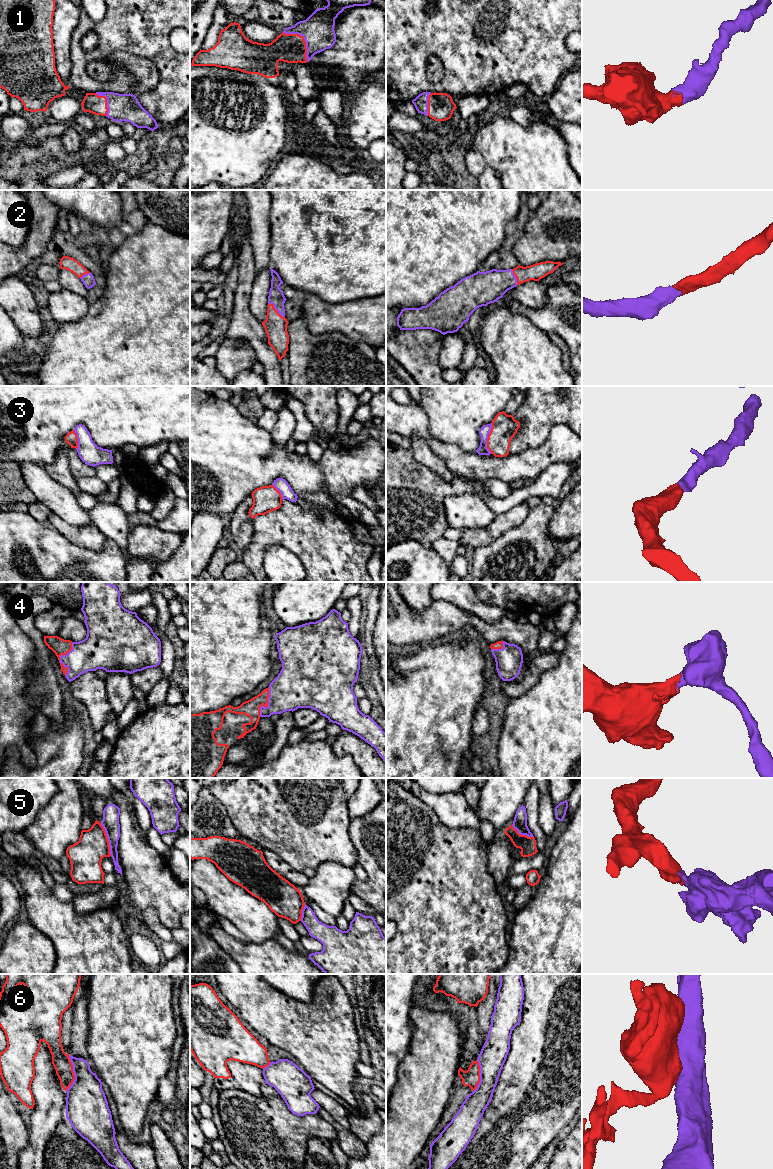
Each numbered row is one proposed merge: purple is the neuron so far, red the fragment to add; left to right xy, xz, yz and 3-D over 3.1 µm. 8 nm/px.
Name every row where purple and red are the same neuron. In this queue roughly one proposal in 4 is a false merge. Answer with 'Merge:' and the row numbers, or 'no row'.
Merge: 1, 2, 3, 4

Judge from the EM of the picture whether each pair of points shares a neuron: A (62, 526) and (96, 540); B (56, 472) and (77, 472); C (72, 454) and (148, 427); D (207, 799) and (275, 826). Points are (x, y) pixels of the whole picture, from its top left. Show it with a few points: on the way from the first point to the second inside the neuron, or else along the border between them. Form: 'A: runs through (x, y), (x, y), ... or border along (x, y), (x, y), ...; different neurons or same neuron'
A: runs through (70, 532), (79, 536), (88, 536); same neuron
B: border along (65, 451), (68, 457), (70, 472), (76, 479); different neurons
C: border along (70, 447), (66, 451); different neurons
D: border along (209, 788), (212, 795), (225, 808), (233, 826); different neurons

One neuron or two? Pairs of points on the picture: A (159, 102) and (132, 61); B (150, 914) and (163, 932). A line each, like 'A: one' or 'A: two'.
A: two
B: one

